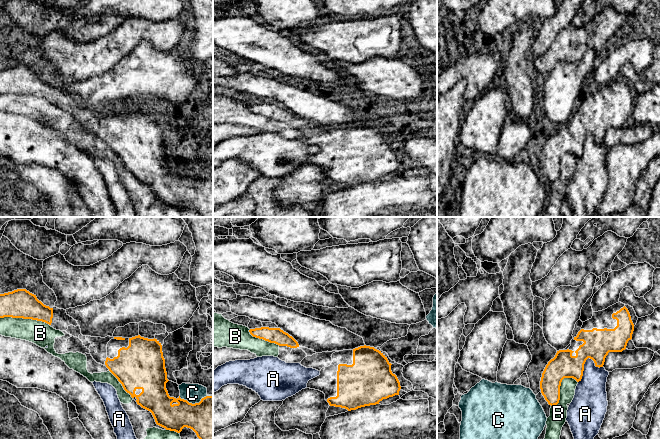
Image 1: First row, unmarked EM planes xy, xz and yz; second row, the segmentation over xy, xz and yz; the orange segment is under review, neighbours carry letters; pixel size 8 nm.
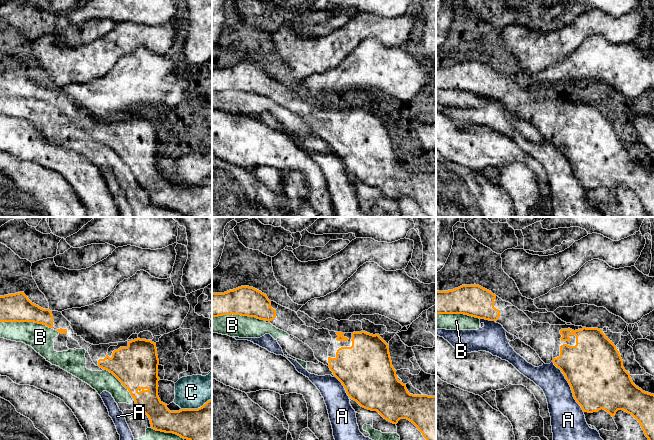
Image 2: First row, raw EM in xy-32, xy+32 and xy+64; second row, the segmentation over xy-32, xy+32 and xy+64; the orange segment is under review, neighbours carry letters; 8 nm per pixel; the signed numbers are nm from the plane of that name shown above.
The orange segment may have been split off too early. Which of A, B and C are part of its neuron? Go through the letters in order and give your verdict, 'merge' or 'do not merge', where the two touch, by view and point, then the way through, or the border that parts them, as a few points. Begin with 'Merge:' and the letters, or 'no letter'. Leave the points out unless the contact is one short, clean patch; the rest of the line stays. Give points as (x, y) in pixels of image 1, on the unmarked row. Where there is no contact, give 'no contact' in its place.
Merge: no letter
A: do not merge; meets orange in yz at (585, 137)
B: do not merge; meets orange in xy at (25, 94)
C: do not merge; meets orange in xy at (195, 179)

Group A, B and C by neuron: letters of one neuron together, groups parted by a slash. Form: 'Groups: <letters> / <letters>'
Groups: A / B / C

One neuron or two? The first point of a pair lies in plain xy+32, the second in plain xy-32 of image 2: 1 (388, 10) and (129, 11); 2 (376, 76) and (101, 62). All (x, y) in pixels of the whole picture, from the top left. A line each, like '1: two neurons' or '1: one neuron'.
1: one neuron
2: two neurons

